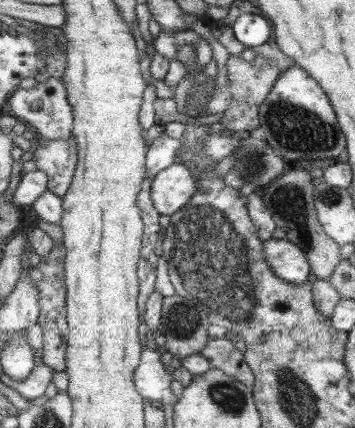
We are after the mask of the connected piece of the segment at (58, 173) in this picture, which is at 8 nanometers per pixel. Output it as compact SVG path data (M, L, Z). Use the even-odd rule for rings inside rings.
M41 136L37 138L39 142L30 160L35 164L35 169L45 172L47 190L63 198L72 183L79 158L76 141L71 136L57 140L47 140Z

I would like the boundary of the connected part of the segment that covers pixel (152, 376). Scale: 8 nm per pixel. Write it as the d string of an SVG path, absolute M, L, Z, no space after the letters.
M146 346L142 347L141 361L136 366L133 376L135 377L137 392L140 393L141 396L144 396L147 402L156 400L157 402L161 402L161 404L175 404L177 397L173 395L173 391L171 391L169 387L171 386L169 383L171 376L165 371L165 367L160 362L160 355L157 351L151 350Z

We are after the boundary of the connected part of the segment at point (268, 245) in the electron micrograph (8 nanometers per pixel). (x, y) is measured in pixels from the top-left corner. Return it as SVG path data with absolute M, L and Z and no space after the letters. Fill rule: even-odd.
M272 238L263 243L263 252L268 268L281 281L291 285L301 285L307 281L311 268L299 246L291 241Z

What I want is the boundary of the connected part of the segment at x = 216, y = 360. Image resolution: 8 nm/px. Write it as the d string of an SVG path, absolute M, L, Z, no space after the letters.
M225 336L209 339L199 355L209 362L210 368L220 369L241 384L251 387L254 383L254 376L243 361L244 354L236 350Z

